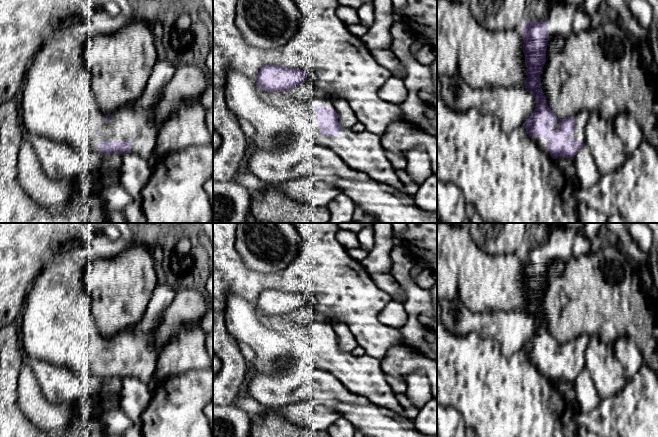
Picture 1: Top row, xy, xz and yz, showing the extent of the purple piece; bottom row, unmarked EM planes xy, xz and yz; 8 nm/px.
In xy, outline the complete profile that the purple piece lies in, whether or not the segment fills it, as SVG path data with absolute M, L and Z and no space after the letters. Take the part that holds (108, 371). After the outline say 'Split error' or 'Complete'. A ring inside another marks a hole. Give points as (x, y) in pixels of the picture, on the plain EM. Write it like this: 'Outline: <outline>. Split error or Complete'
Outline: M168 283L157 284L139 322L106 339L104 353L100 356L100 377L133 377L148 384L155 374L158 358L152 345L154 329L175 293Z. Split error

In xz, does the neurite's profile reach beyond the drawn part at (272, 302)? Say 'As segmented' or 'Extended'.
As segmented

